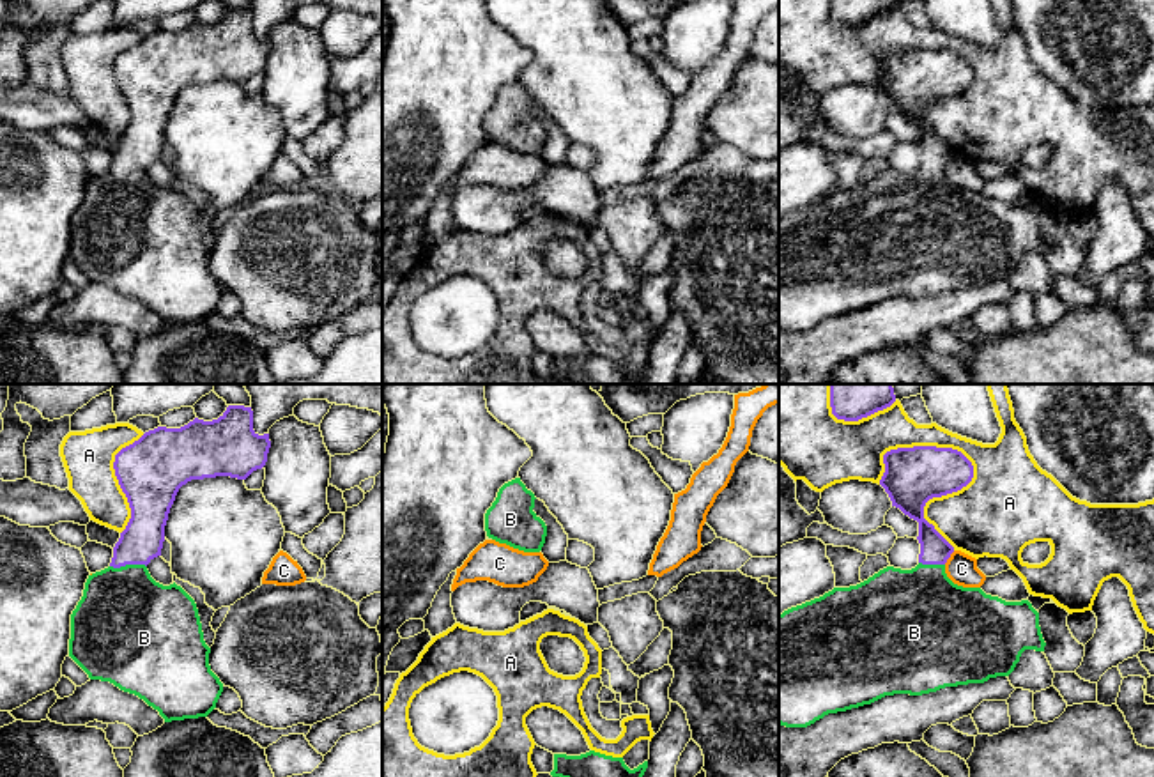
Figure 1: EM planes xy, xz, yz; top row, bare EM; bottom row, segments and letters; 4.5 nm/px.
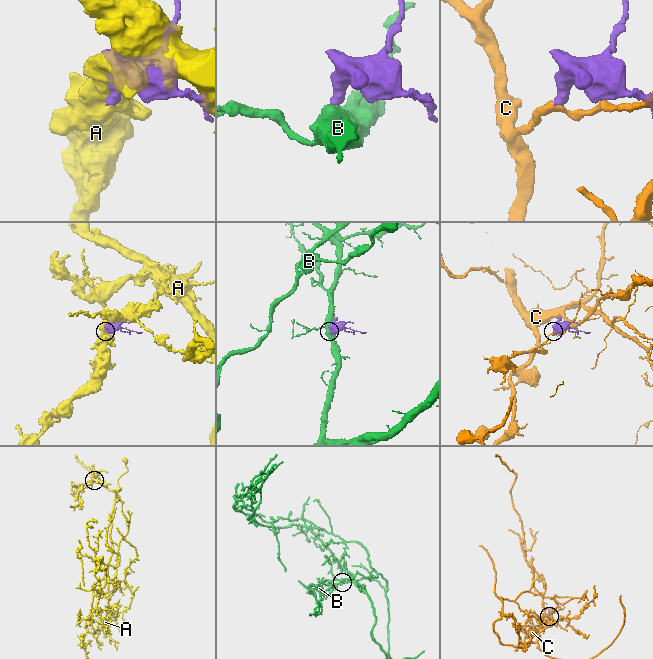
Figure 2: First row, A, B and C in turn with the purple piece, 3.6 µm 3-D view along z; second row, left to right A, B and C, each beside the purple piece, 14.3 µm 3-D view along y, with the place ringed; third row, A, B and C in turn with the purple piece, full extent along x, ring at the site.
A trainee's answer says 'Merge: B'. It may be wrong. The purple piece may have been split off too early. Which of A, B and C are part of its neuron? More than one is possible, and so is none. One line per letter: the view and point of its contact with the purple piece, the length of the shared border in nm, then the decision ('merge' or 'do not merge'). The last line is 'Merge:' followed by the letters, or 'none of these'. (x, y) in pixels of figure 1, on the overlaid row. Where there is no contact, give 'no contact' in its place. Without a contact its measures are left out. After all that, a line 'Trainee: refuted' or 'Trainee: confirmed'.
A: meets purple in yz at (972, 475); contact 550 nm long; do not merge
B: meets purple in xy at (128, 563); contact 170 nm long; merge
C: meets purple in yz at (949, 556); contact 80 nm long; do not merge
Merge: B
Trainee: confirmed

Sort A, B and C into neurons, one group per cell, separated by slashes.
A / B / C

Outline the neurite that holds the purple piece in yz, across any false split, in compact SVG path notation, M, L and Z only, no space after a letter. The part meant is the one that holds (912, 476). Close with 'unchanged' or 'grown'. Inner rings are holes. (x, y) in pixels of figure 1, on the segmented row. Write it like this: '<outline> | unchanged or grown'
M936 446L897 448L883 455L885 473L880 485L892 506L919 522L919 565L912 570L887 566L867 581L834 588L819 598L779 614L779 724L807 727L828 713L871 704L885 696L922 696L945 687L984 683L989 678L1009 676L1025 650L1044 651L1039 612L1028 600L1005 602L986 595L981 588L954 584L945 573L945 563L954 547L924 519L924 506L966 487L973 478L972 462L958 450Z | grown

